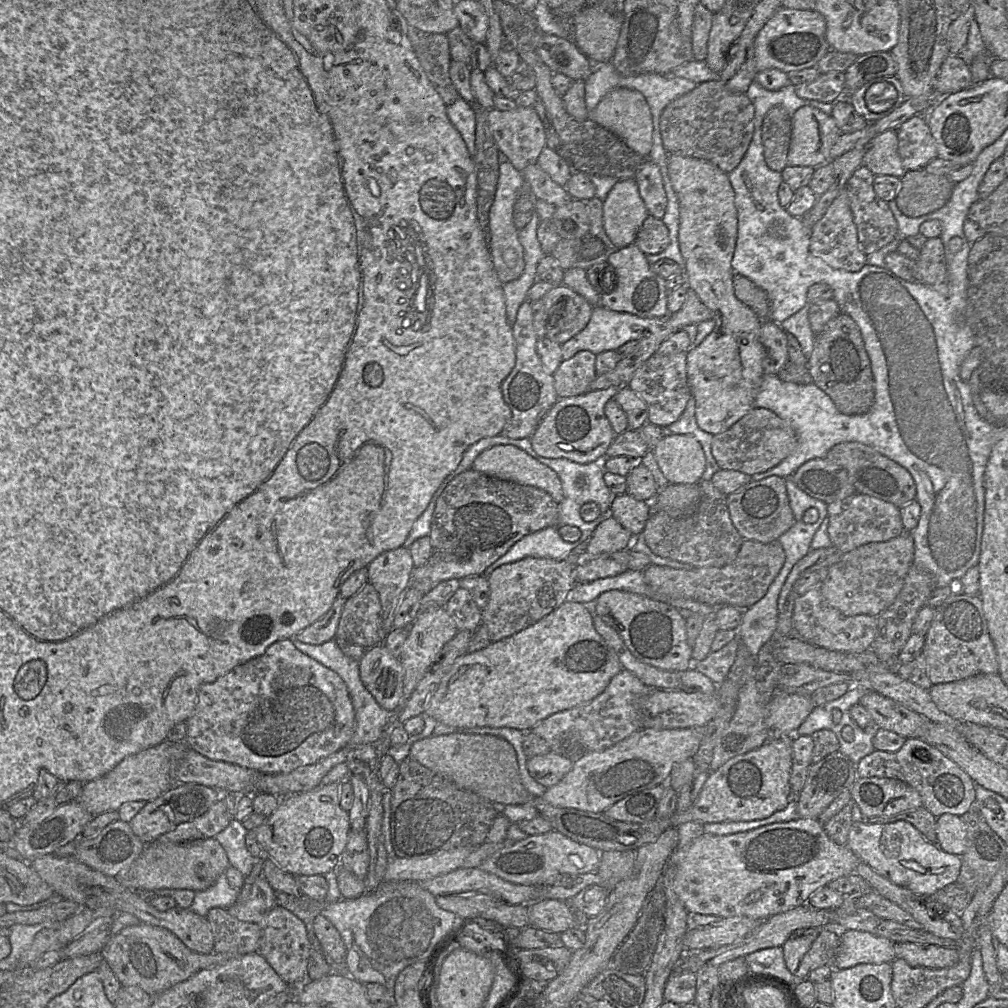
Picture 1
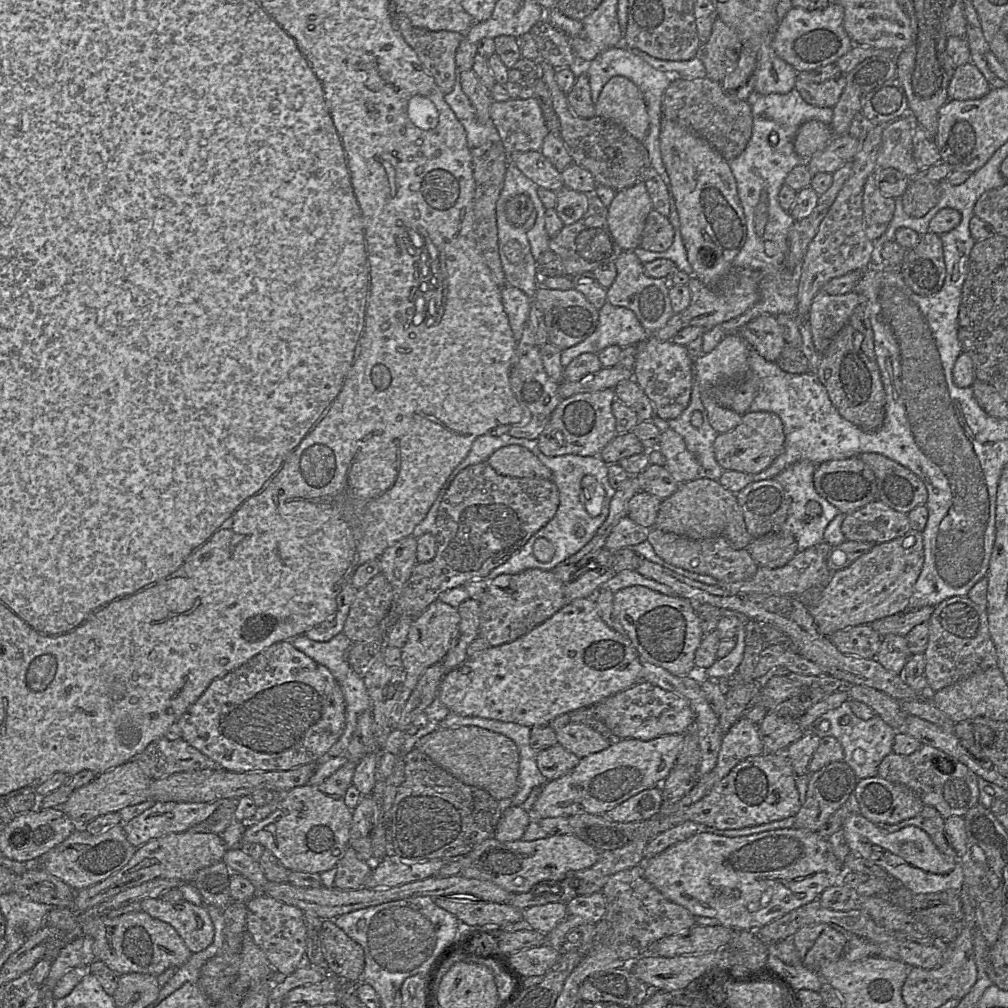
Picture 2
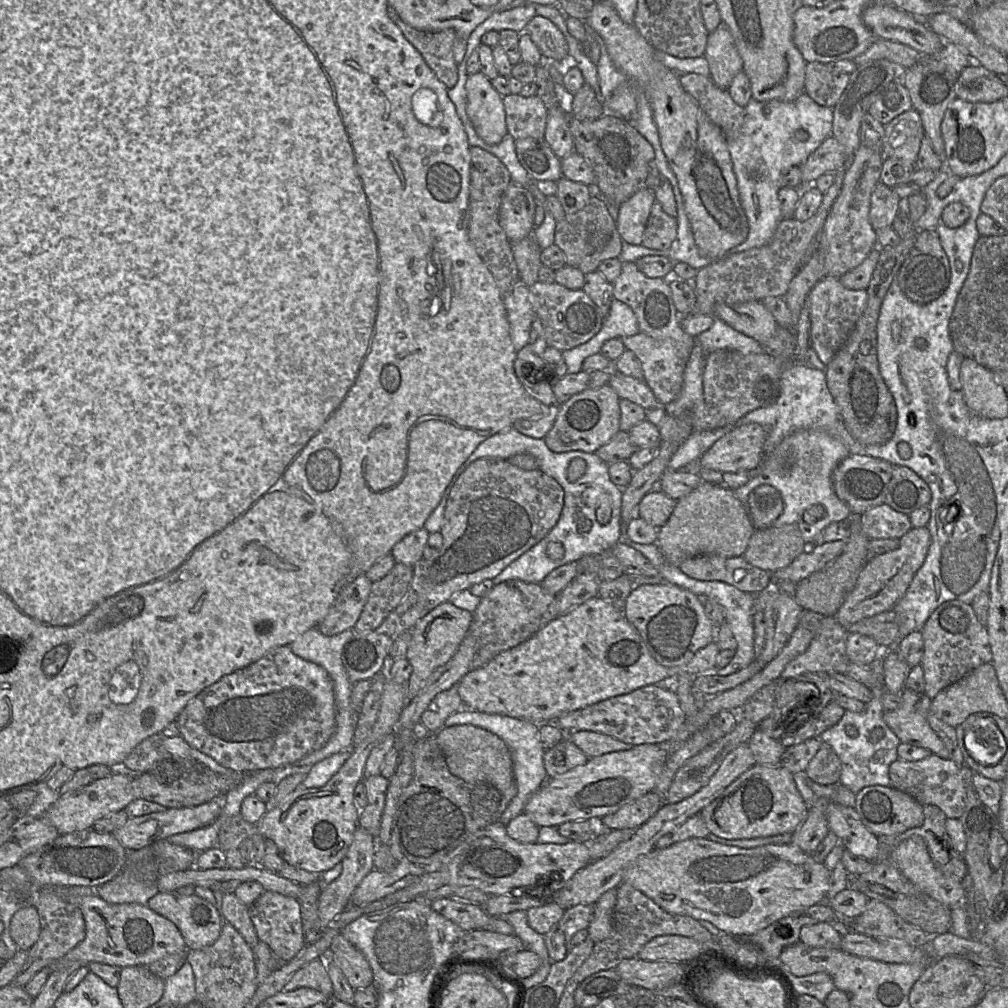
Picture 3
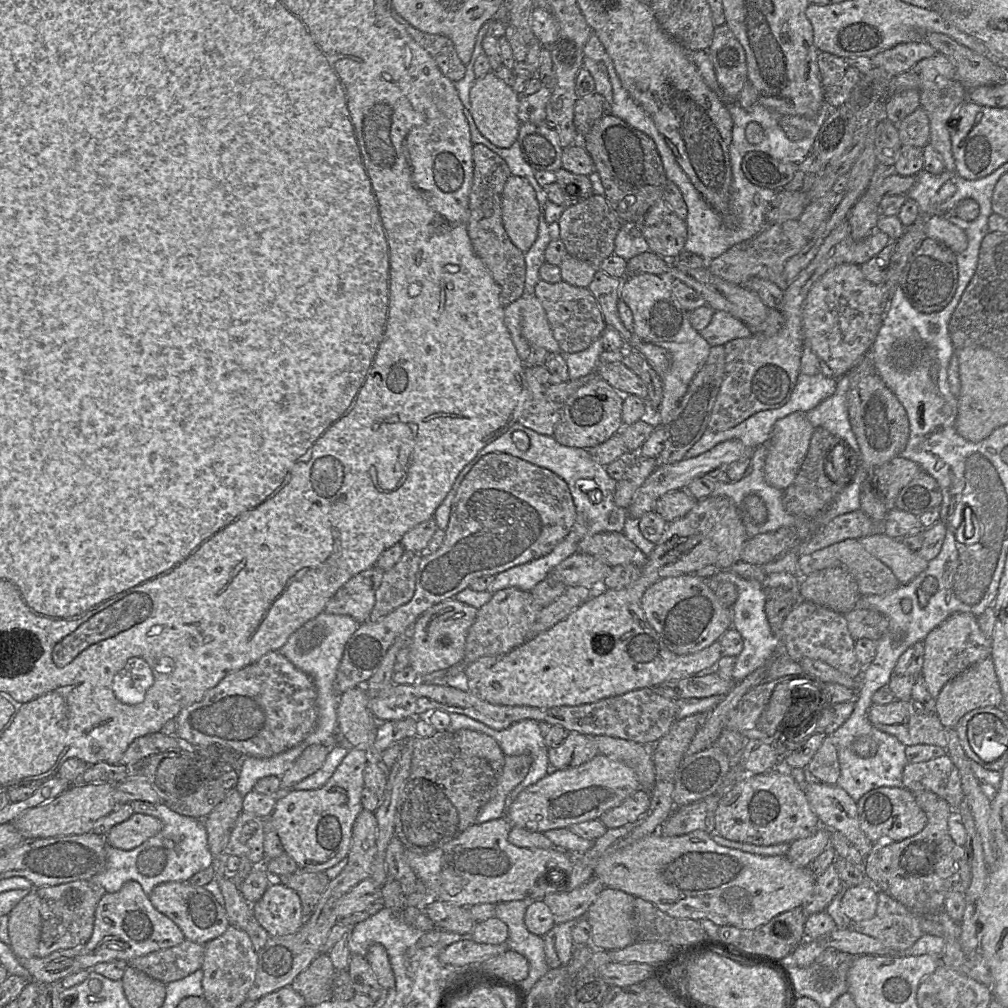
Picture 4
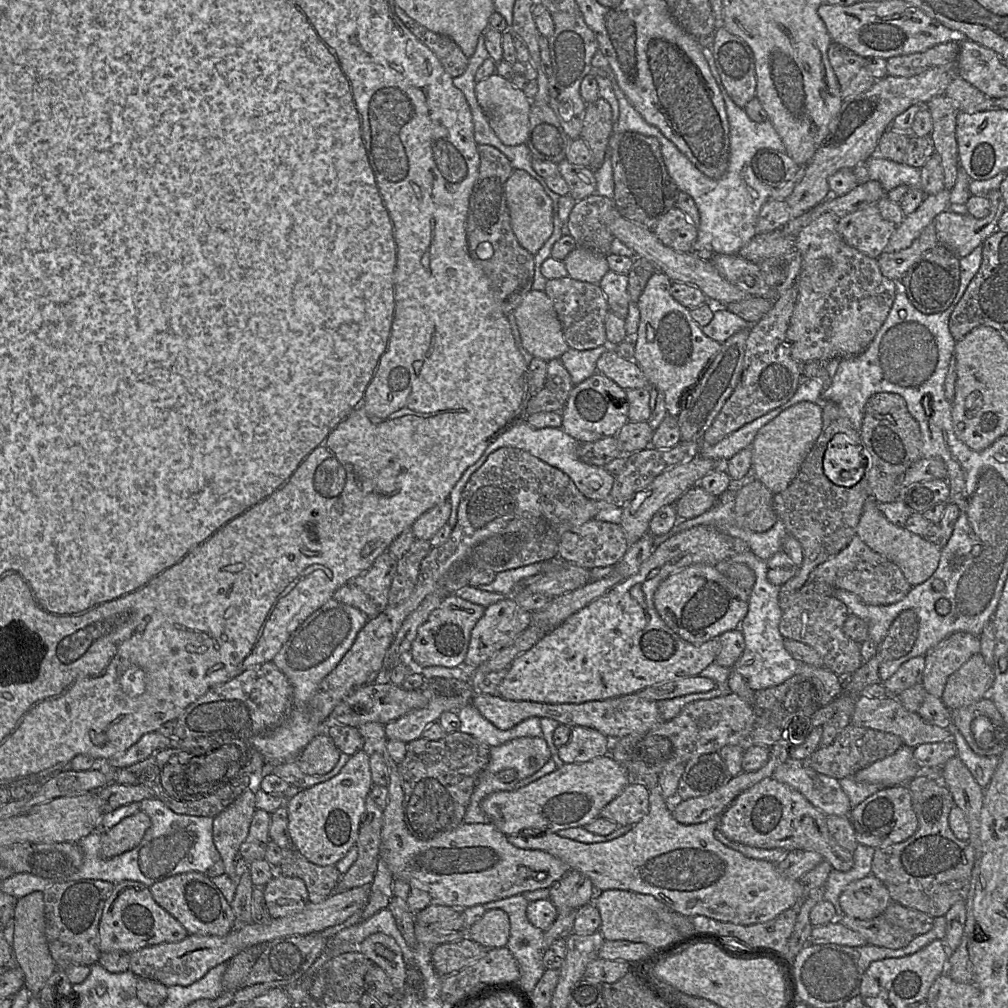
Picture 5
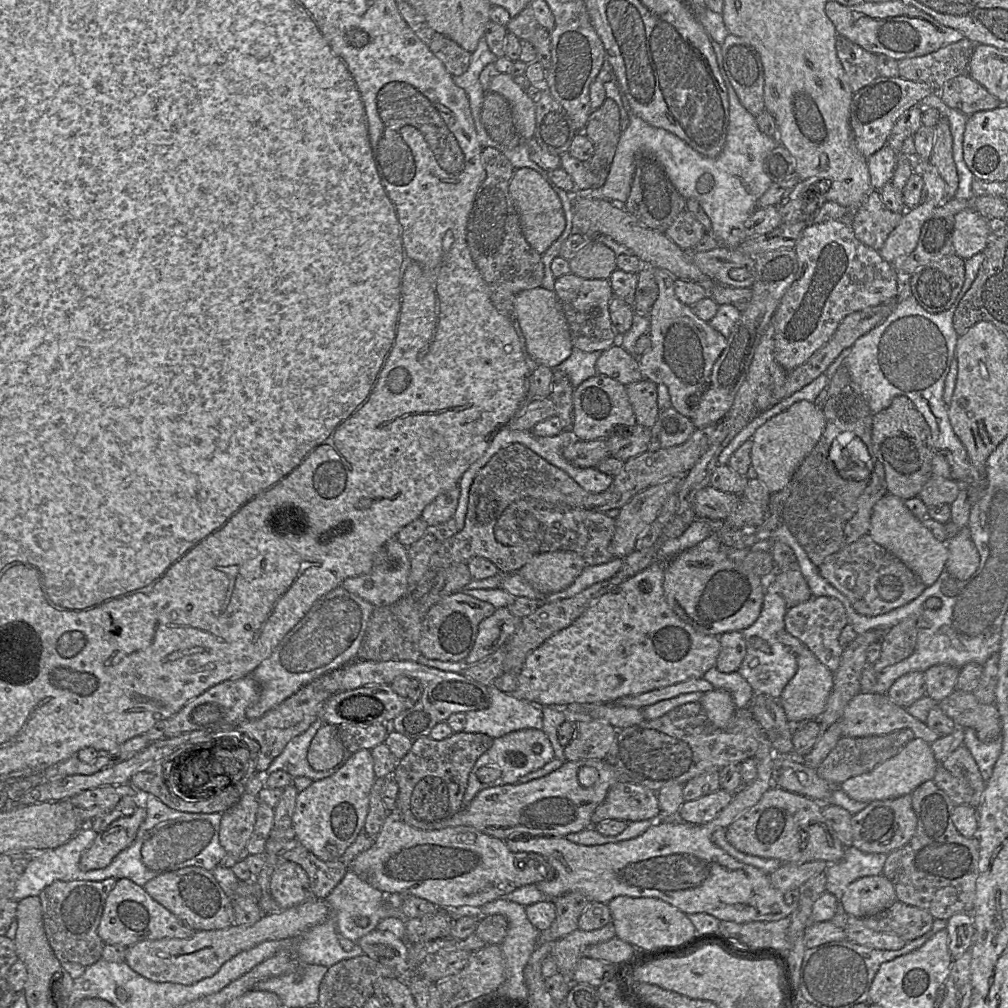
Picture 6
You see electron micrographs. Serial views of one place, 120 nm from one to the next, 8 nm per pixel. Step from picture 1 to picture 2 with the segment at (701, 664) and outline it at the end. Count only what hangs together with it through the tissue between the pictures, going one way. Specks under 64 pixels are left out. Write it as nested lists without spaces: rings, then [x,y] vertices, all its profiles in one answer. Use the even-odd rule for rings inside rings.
[[[721,608],[719,609],[721,616],[734,616],[740,620],[738,631],[735,637],[736,644],[728,655],[717,659],[712,666],[704,670],[704,673],[705,677],[709,677],[717,681],[727,681],[735,675],[743,659],[745,648],[745,625],[748,621],[748,618],[737,611]]]

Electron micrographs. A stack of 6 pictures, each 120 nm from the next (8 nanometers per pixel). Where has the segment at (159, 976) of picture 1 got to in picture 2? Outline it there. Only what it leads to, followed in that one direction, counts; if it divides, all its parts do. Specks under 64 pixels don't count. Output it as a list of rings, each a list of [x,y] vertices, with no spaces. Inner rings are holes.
[[[144,911],[114,918],[81,918],[81,928],[83,935],[89,935],[94,940],[93,953],[96,959],[119,975],[138,972],[159,976],[170,967],[181,967],[192,955],[173,926]]]

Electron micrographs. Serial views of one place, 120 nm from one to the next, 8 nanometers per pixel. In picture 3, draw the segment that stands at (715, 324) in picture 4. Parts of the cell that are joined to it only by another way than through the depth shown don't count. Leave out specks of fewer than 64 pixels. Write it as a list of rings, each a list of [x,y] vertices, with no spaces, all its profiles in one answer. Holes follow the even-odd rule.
[[[714,317],[712,326],[696,337],[705,354],[716,350],[736,350],[743,354],[763,353],[763,346],[753,338],[735,330],[720,318]]]

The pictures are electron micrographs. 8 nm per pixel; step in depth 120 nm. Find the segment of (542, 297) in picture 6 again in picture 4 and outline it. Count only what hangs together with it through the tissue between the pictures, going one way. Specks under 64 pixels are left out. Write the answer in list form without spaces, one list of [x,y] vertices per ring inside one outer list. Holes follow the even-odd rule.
[[[527,294],[522,308],[522,335],[530,346],[545,348],[548,352],[560,352],[549,325],[546,312],[534,294]]]

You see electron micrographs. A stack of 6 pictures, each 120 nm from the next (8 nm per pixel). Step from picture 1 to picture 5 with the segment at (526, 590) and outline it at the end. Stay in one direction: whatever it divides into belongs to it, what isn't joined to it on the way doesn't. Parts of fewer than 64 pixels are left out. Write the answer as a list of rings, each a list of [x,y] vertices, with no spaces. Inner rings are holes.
[[[513,597],[487,606],[471,631],[465,664],[479,667],[513,642],[530,623],[531,612],[522,609]]]

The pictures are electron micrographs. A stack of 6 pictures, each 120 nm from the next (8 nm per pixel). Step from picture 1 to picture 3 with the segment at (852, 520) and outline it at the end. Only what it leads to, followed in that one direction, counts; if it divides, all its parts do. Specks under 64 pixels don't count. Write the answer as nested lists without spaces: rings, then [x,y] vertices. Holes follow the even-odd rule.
[[[887,504],[872,507],[860,515],[864,534],[871,539],[900,539],[912,524],[909,515],[892,509]]]

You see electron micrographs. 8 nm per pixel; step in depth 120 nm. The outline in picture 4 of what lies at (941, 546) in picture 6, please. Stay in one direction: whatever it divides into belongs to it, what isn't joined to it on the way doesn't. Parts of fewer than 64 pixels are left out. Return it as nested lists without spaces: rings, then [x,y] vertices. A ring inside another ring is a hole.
[[[885,533],[864,536],[858,541],[866,551],[890,568],[900,584],[911,582],[928,566],[929,561],[921,557],[918,551]]]

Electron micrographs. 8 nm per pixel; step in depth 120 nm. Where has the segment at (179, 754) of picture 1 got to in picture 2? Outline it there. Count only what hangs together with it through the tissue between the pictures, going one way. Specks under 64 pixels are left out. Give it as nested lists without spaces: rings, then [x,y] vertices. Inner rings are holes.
[[[136,759],[96,776],[90,783],[76,789],[68,800],[59,806],[77,828],[85,826],[98,816],[118,812],[121,809],[150,799],[152,779],[147,776]]]

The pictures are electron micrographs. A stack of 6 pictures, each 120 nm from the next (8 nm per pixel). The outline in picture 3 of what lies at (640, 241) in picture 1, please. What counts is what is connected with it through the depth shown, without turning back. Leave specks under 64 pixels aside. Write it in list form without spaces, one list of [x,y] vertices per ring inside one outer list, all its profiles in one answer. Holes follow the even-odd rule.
[[[655,201],[643,235],[642,245],[649,249],[667,250],[677,237],[676,217],[668,215],[662,205]]]

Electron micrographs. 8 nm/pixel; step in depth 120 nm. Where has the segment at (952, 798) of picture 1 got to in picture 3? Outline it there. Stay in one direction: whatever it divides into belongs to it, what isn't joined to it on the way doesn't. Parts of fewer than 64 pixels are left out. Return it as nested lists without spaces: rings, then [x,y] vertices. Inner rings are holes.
[[[938,754],[918,761],[906,761],[898,758],[889,766],[891,786],[908,793],[922,805],[939,807],[947,818],[960,818],[966,804],[967,787],[961,768],[951,758],[942,758]]]

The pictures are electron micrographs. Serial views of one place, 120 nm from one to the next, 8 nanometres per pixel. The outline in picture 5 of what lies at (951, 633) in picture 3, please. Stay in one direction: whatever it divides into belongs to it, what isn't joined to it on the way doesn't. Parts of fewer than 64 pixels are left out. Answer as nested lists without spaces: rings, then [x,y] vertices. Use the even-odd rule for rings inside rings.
[[[956,632],[939,642],[925,655],[922,685],[927,693],[942,698],[948,678],[974,654],[980,652],[980,638]]]

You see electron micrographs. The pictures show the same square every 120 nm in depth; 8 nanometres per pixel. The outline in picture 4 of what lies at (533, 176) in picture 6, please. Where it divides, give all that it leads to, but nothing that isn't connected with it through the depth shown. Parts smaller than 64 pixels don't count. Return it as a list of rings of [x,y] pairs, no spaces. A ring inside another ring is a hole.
[[[508,177],[502,192],[501,213],[510,240],[526,253],[537,238],[540,207],[535,190],[525,178]]]

